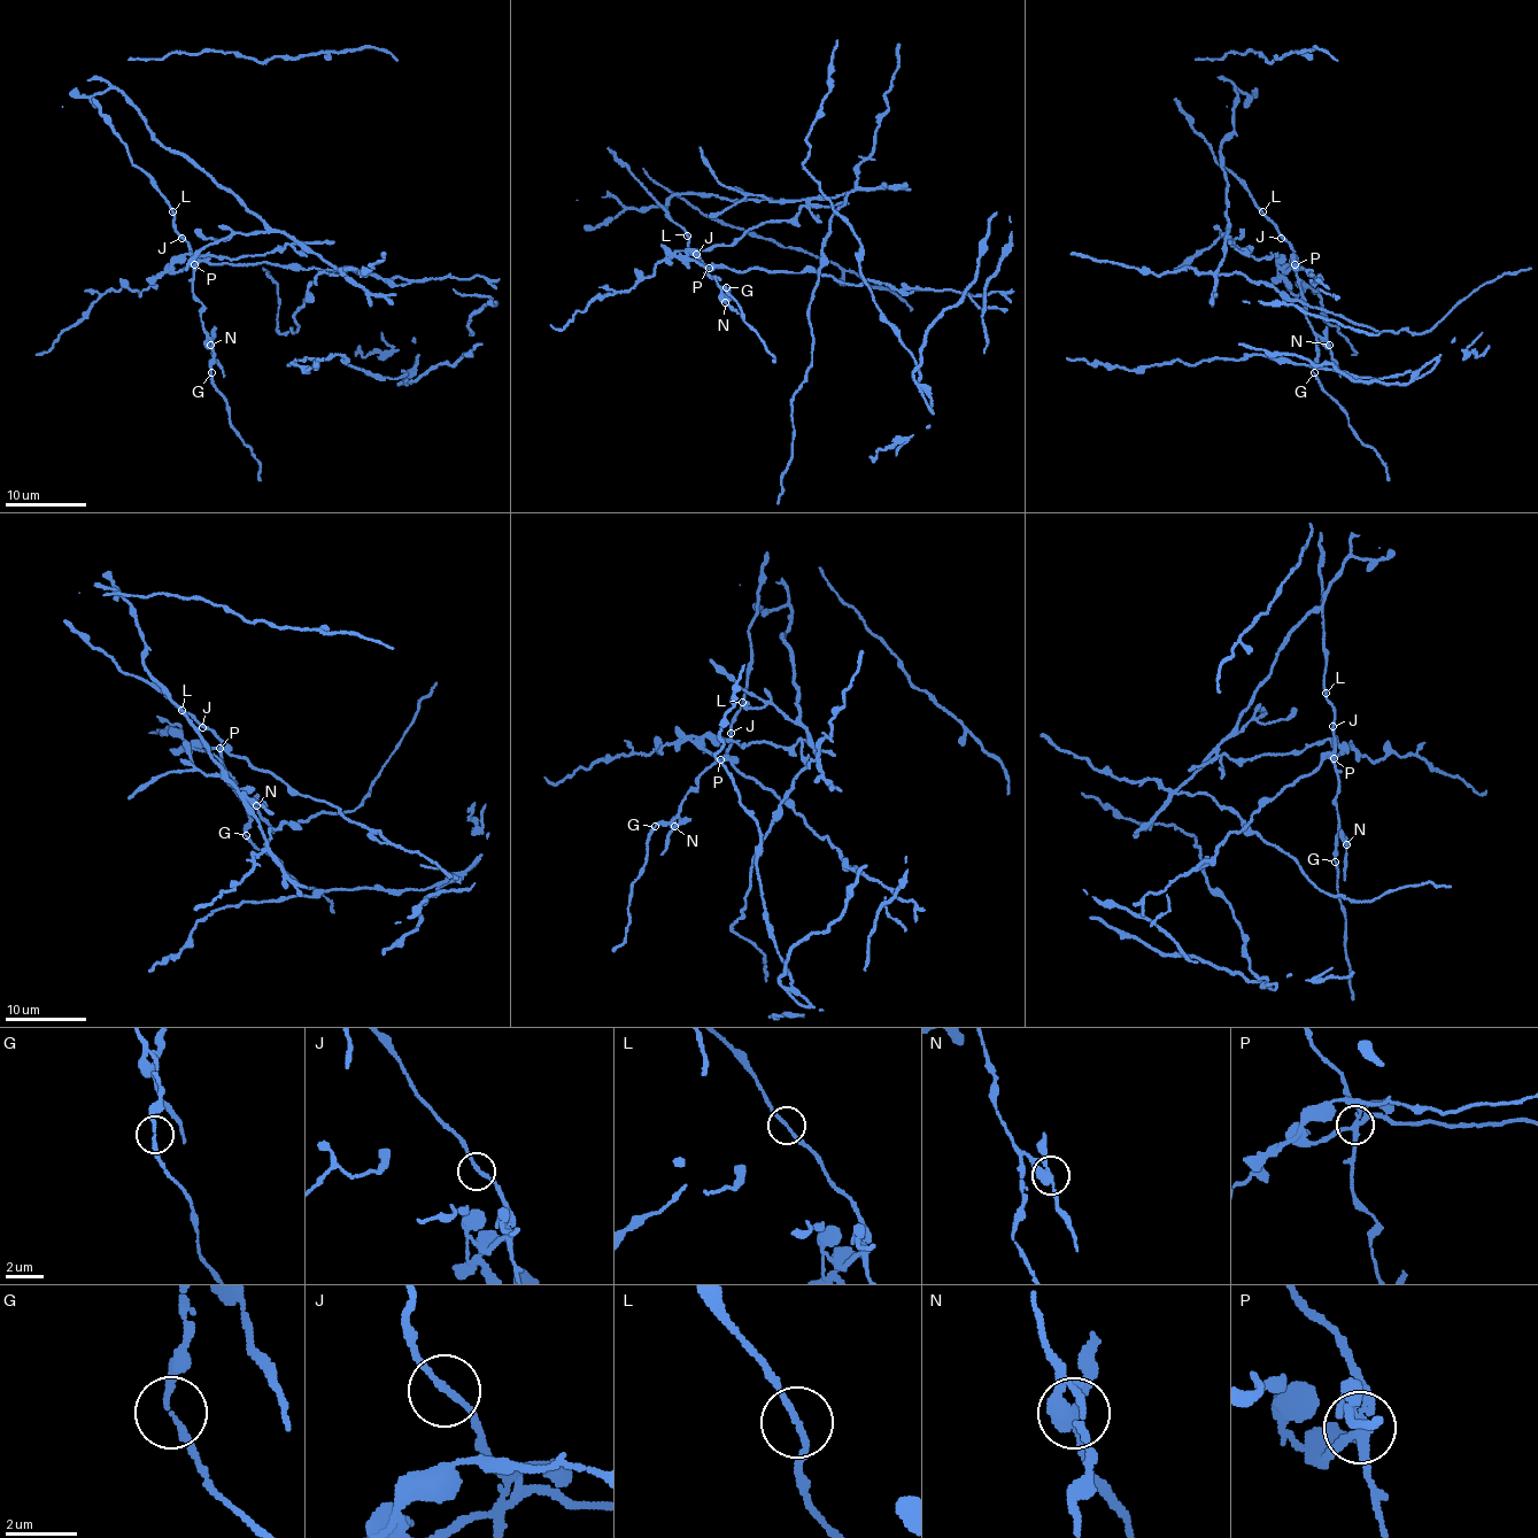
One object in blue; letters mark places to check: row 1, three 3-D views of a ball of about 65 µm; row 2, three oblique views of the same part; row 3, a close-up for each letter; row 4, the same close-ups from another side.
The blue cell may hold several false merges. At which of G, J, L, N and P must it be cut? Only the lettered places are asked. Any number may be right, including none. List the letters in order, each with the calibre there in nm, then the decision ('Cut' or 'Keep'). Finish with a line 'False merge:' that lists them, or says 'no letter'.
G: Thickness 160 nm. Keep
J: Thickness 170 nm. Keep
L: Thickness 160 nm. Cut
N: Thickness 300 nm. Cut
P: Thickness 240 nm. Cut
False merge: L, N, P

